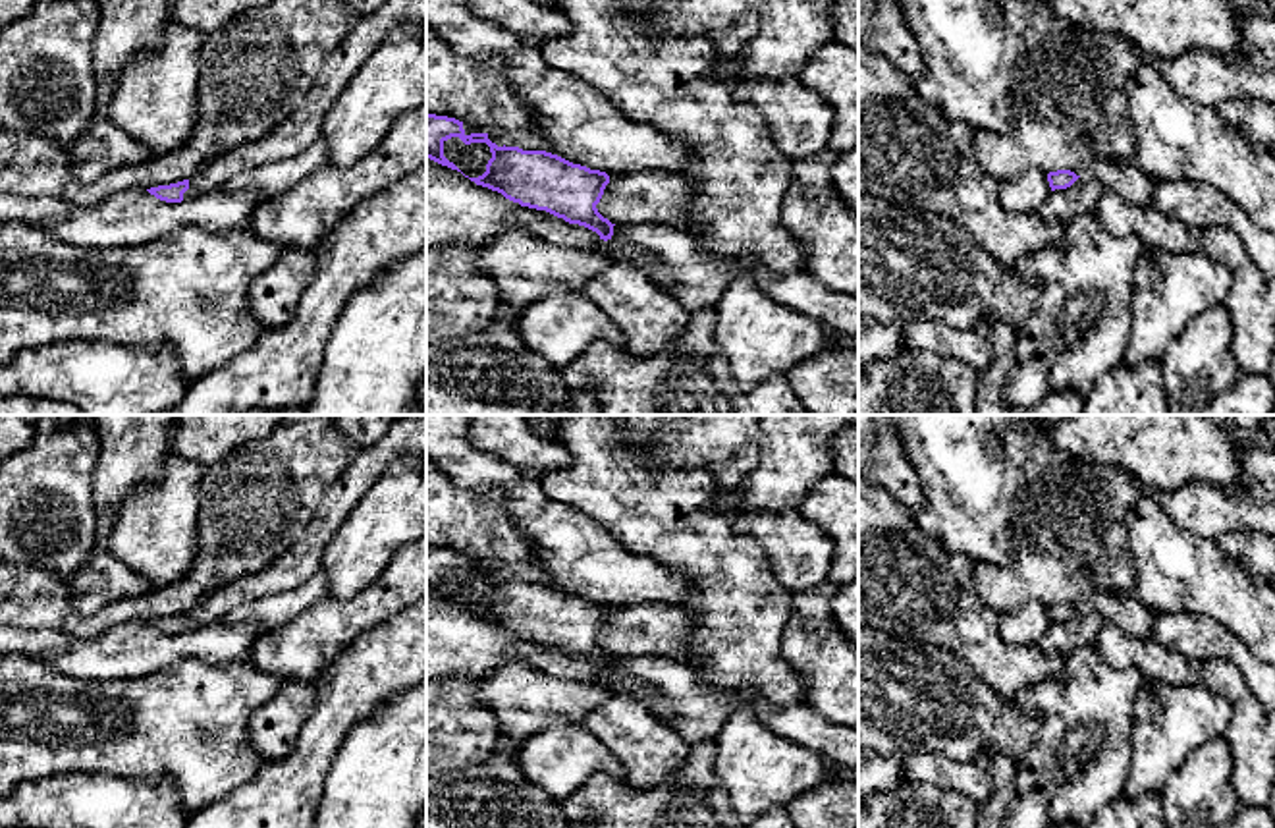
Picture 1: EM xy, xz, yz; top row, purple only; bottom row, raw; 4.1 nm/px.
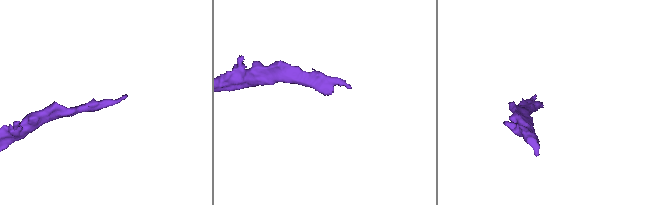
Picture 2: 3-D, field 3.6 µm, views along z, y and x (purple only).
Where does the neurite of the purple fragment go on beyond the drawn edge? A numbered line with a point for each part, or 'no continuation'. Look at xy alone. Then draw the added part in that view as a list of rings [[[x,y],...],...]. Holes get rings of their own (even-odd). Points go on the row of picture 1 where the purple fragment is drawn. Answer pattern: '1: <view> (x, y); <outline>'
1: xy (298, 132); [[[386,0],[376,12],[361,15],[359,23],[341,39],[336,50],[320,66],[305,102],[297,112],[280,122],[264,137],[243,143],[233,151],[224,152],[197,174],[189,178],[189,189],[183,193],[185,199],[206,195],[222,189],[235,176],[245,174],[253,168],[260,168],[278,160],[293,158],[309,149],[322,135],[322,122],[338,97],[349,85],[359,68],[370,58],[370,54],[386,41],[390,31],[401,23],[426,23],[426,0]]]

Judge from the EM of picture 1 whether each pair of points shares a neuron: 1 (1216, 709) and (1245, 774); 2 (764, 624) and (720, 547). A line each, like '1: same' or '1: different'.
1: different
2: same

